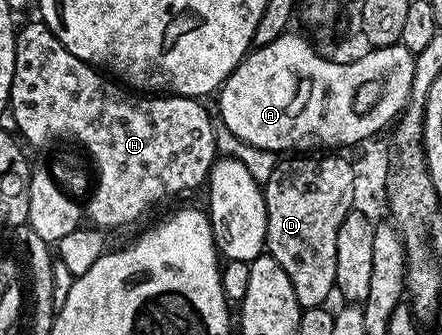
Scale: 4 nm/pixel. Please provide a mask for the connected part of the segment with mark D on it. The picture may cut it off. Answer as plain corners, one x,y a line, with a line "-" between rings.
323,153
318,157
283,157
275,163
267,183
262,184
267,210
266,250
275,258
277,265
289,273
293,281
293,293
297,293
300,308
318,307
326,304
335,291
337,273
337,229
341,221
353,210
352,160
342,159
339,153

